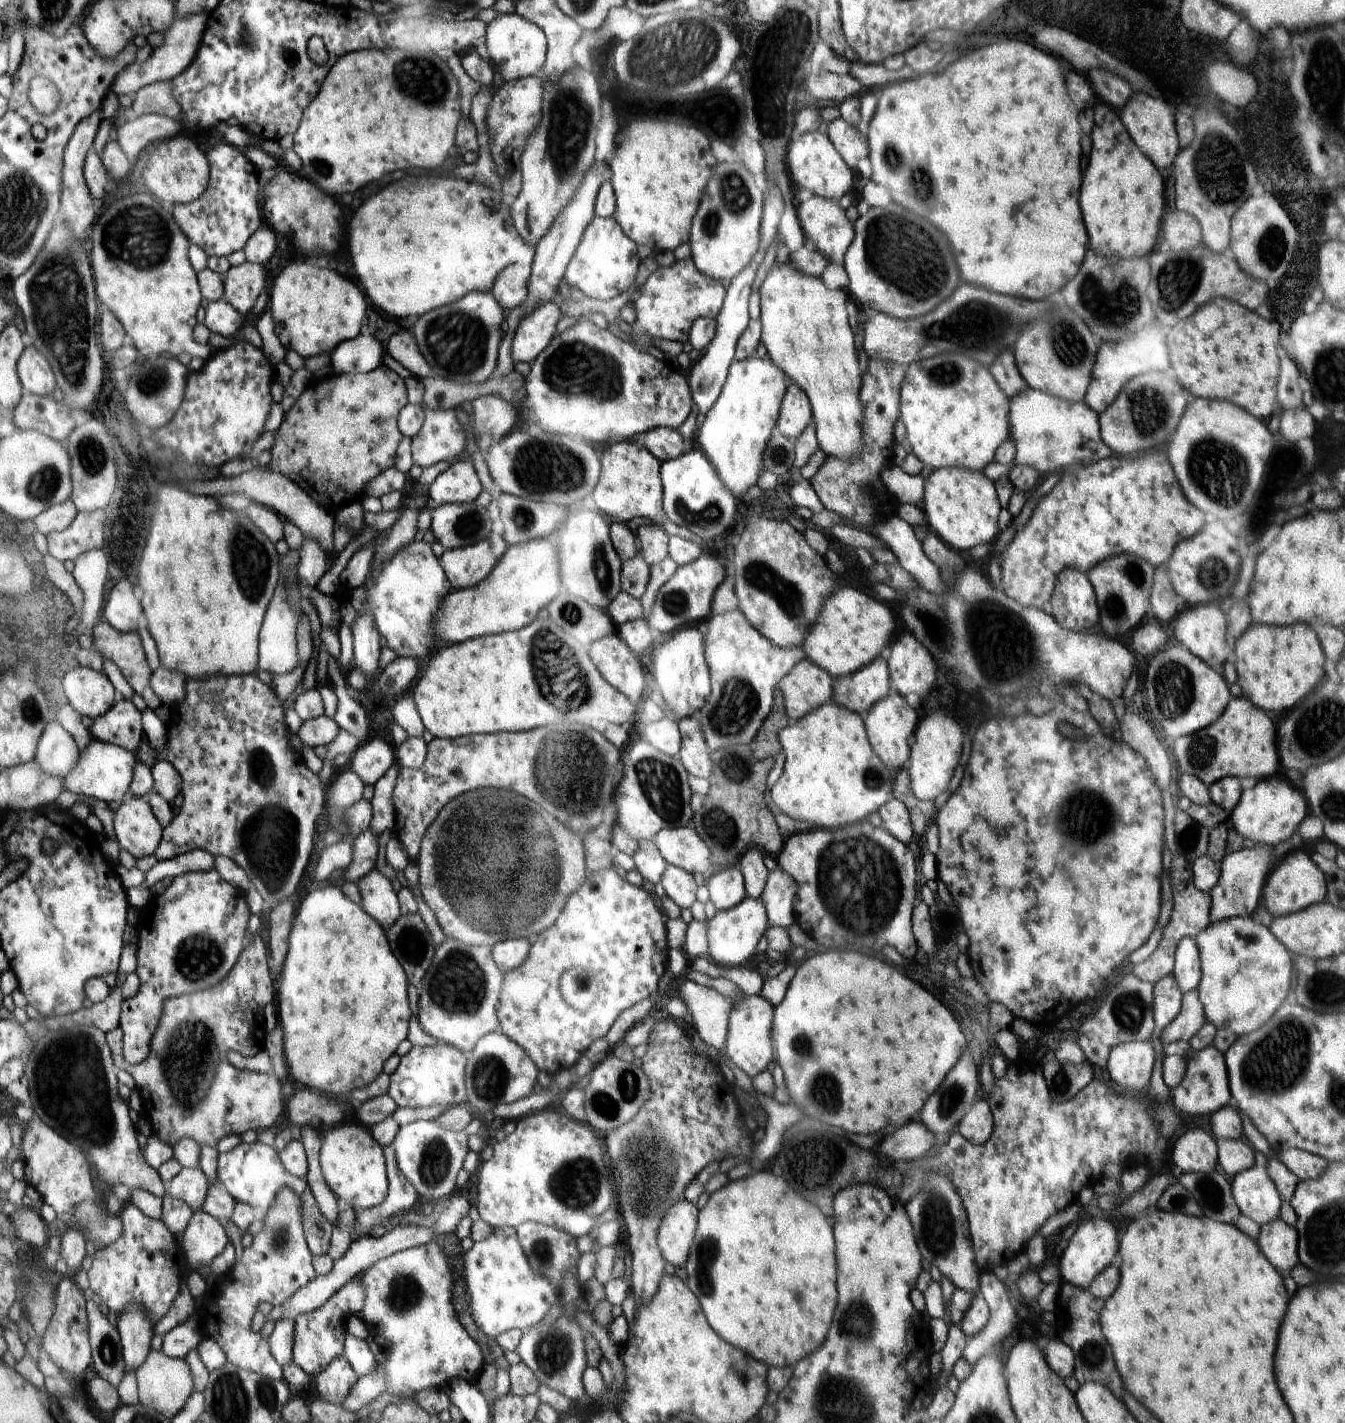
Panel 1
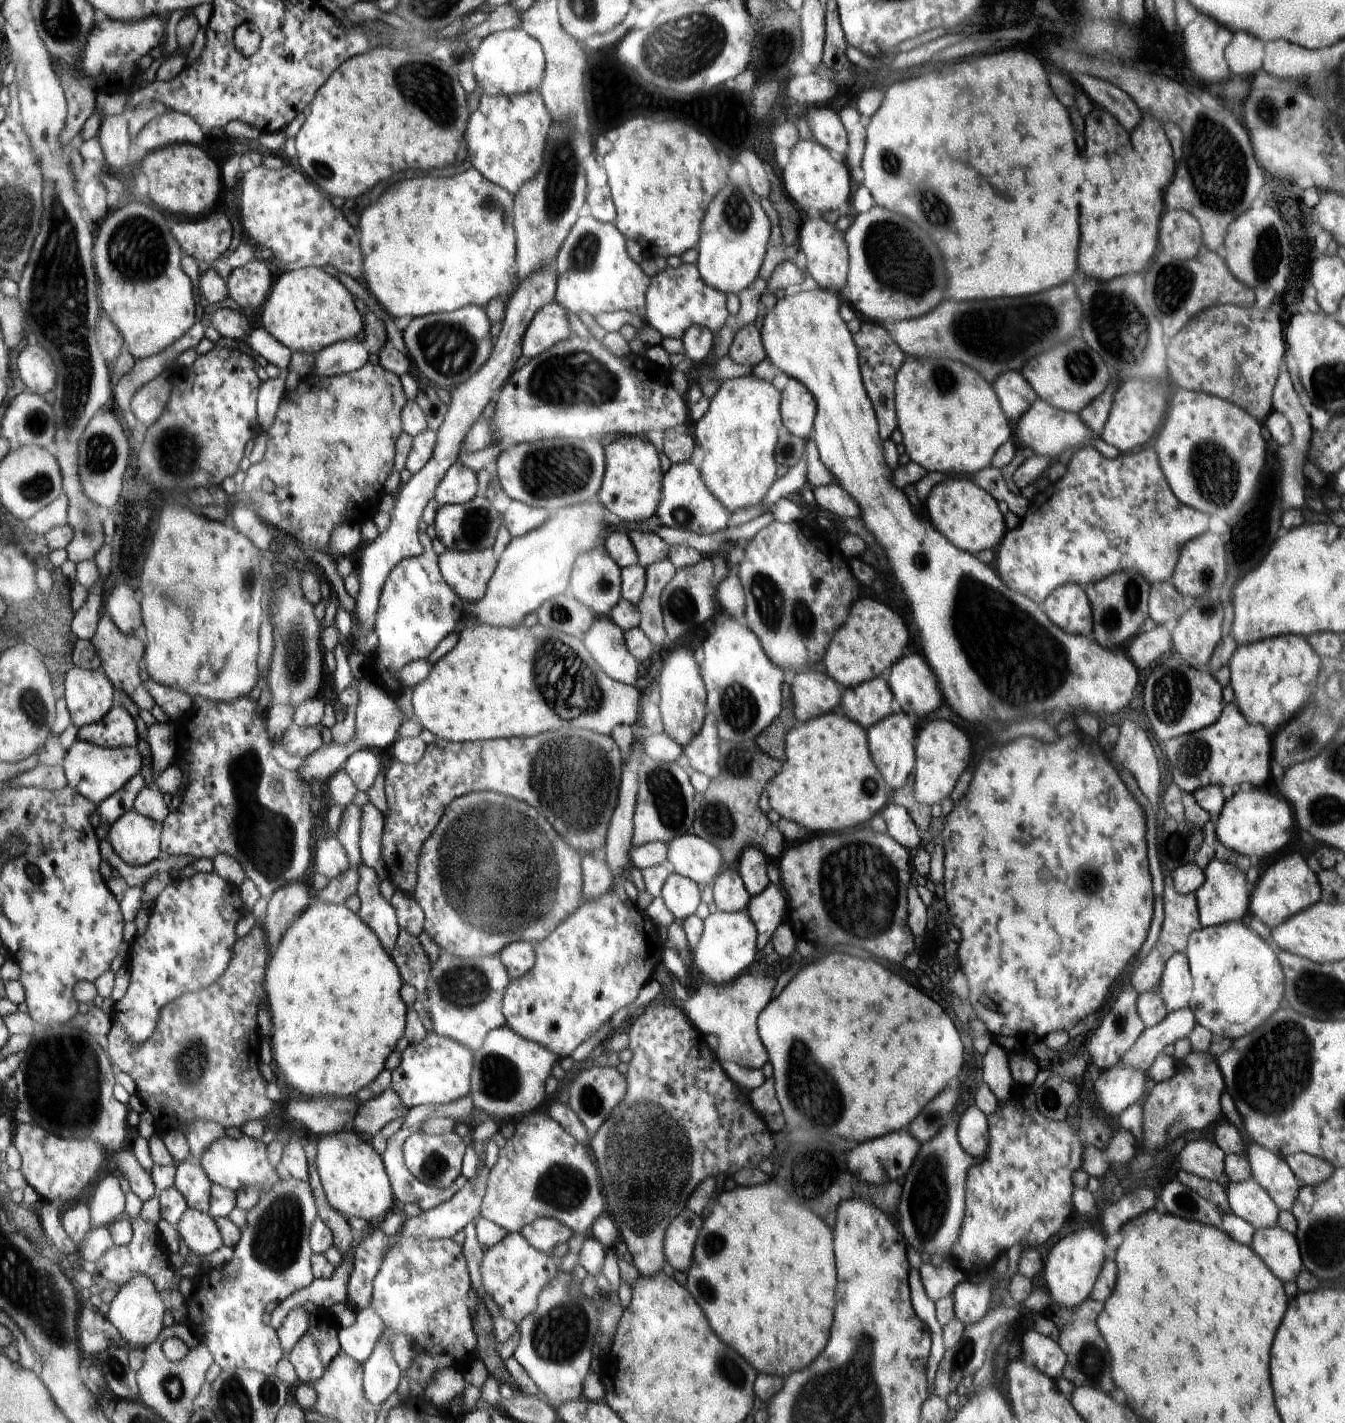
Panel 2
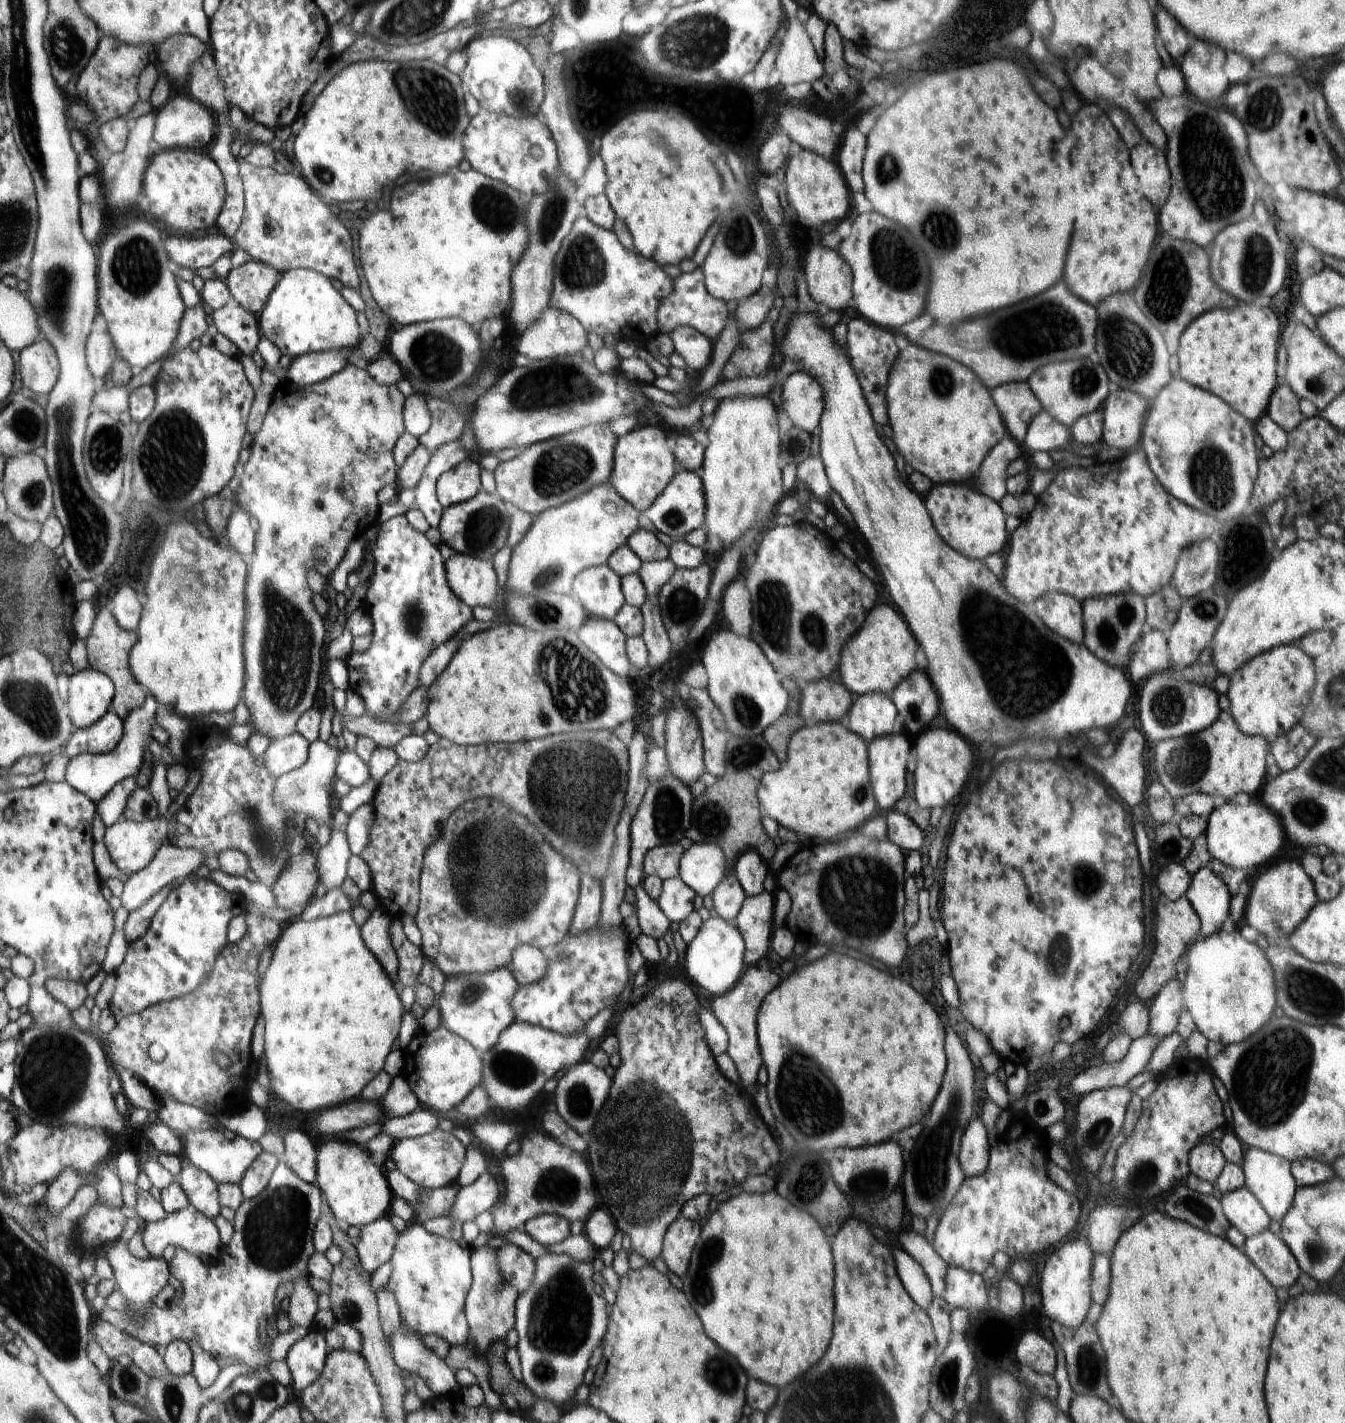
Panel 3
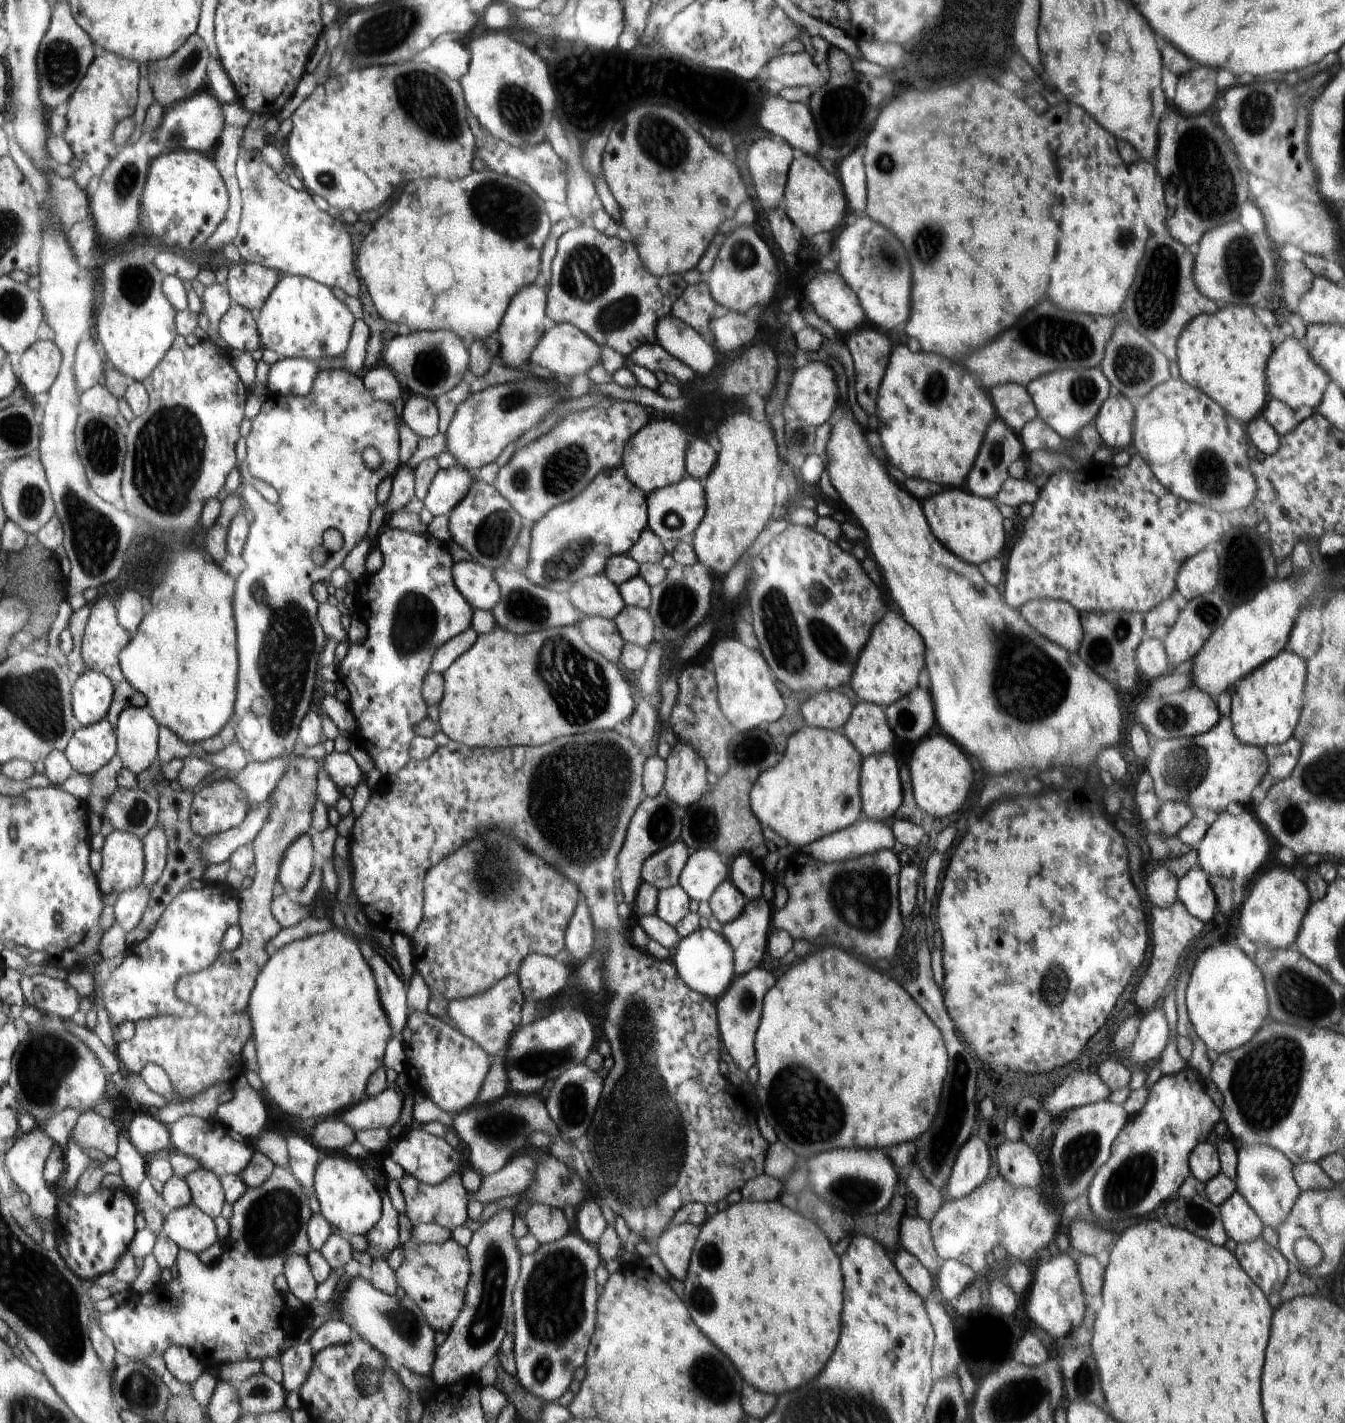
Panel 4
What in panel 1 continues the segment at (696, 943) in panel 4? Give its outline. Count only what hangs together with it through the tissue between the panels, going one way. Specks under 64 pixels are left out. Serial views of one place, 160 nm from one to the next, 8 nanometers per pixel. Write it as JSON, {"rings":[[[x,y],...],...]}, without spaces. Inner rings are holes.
{"rings":[[[747,897],[736,907],[728,910],[716,911],[715,916],[707,920],[707,941],[708,954],[716,965],[724,968],[741,970],[747,966],[756,954],[756,944],[766,935],[767,928],[767,909],[760,899],[754,900]]]}

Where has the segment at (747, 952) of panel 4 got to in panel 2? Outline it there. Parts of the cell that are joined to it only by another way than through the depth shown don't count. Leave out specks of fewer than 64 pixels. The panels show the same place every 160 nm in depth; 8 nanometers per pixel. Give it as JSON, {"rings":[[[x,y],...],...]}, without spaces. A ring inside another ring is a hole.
{"rings":[[[770,883],[760,894],[751,897],[751,902],[746,908],[758,933],[756,939],[758,951],[768,944],[770,936],[775,934],[774,930],[778,930],[778,924],[782,922],[786,902],[784,902],[784,896],[778,887],[780,886]]]}

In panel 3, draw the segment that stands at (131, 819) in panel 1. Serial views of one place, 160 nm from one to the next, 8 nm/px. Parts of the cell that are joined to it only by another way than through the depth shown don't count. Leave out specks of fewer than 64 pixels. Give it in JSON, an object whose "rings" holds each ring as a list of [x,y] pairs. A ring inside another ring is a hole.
{"rings":[[[174,804],[171,807],[170,812],[162,817],[160,820],[147,821],[146,823],[137,823],[129,821],[128,819],[117,822],[114,826],[111,826],[106,830],[105,844],[107,850],[110,852],[112,859],[116,863],[116,866],[123,872],[124,875],[131,877],[145,868],[148,868],[153,863],[156,855],[159,854],[159,850],[164,842],[169,840],[169,824],[174,816],[178,815],[182,807],[178,804]]]}

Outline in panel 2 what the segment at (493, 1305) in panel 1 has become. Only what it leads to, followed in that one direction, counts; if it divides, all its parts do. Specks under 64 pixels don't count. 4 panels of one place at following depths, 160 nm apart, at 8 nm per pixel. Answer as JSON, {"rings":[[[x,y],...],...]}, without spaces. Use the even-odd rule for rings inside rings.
{"rings":[[[520,1232],[508,1233],[498,1244],[484,1248],[480,1273],[484,1290],[503,1308],[505,1315],[518,1326],[538,1307],[540,1291],[557,1273],[556,1259],[534,1248]]]}

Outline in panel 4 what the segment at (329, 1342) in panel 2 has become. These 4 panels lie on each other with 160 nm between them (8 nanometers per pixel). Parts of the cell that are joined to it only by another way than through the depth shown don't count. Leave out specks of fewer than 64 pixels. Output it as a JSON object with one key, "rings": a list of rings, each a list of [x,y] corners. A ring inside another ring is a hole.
{"rings":[[[308,1342],[290,1346],[280,1355],[283,1379],[281,1385],[286,1393],[299,1392],[307,1380],[315,1360],[315,1353]]]}

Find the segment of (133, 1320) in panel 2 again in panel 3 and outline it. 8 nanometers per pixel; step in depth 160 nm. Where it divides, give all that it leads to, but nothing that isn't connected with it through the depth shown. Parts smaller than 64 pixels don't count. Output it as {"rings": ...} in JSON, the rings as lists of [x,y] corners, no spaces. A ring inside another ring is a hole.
{"rings":[[[120,1239],[108,1250],[109,1259],[116,1273],[117,1288],[126,1296],[127,1310],[143,1313],[150,1305],[154,1305],[154,1296],[164,1290],[172,1278],[171,1263],[166,1262],[159,1255],[152,1255],[147,1259],[139,1259],[130,1252],[130,1246],[124,1239]]]}

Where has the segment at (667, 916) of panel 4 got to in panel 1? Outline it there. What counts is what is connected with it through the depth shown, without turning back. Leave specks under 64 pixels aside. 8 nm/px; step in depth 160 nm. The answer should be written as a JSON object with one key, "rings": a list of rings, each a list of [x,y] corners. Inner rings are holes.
{"rings":[[[666,865],[666,870],[661,878],[665,895],[681,910],[690,908],[696,902],[698,886],[696,886],[692,875],[692,873],[688,874],[684,869],[674,865]]]}

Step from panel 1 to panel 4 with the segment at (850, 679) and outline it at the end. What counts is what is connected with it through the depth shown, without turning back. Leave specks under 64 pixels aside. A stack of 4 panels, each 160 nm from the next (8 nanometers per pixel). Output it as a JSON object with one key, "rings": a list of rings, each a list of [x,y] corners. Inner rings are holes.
{"rings":[[[866,701],[856,704],[842,733],[859,749],[864,759],[886,753],[888,746],[894,742],[885,709]]]}

